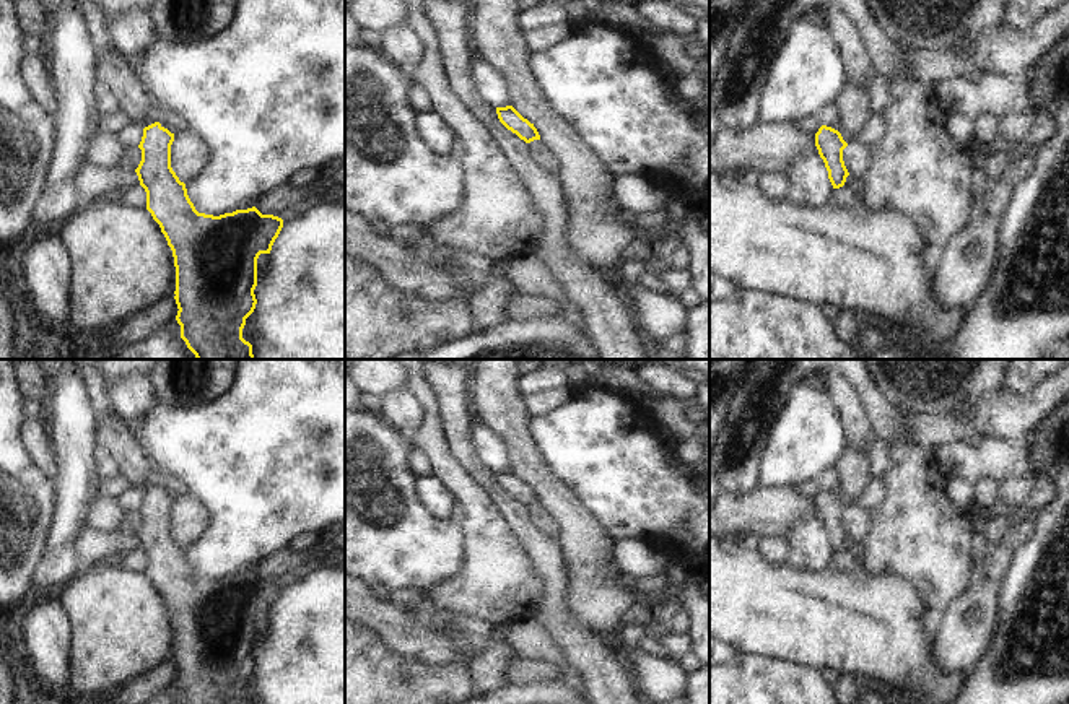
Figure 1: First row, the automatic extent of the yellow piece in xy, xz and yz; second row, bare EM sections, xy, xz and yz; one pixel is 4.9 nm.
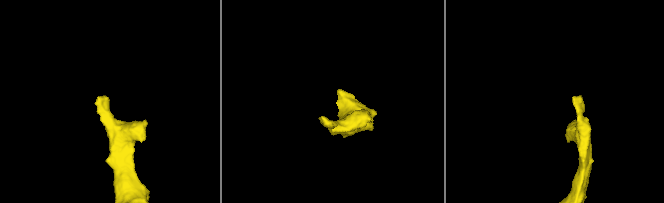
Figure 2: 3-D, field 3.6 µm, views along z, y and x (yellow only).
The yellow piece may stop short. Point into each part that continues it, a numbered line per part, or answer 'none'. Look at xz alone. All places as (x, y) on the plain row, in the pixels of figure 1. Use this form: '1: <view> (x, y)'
none

